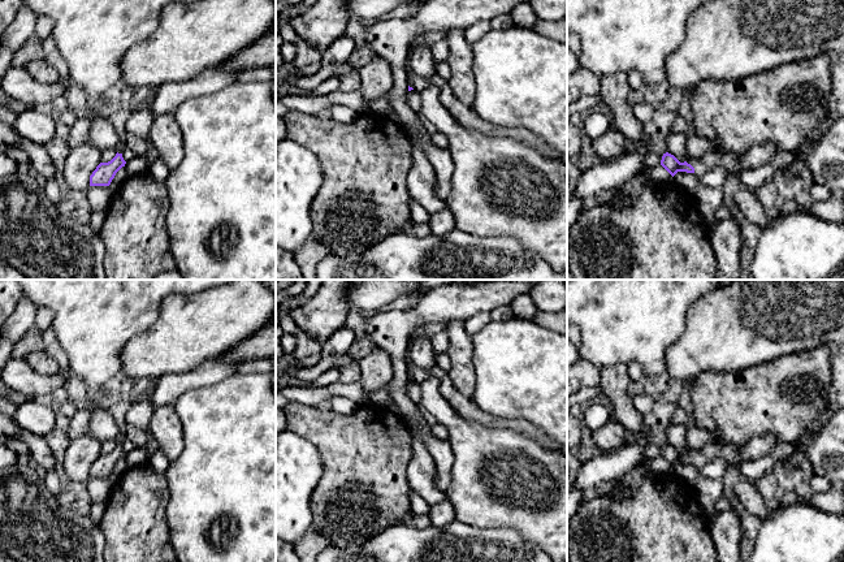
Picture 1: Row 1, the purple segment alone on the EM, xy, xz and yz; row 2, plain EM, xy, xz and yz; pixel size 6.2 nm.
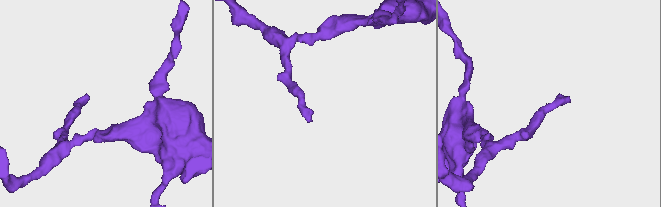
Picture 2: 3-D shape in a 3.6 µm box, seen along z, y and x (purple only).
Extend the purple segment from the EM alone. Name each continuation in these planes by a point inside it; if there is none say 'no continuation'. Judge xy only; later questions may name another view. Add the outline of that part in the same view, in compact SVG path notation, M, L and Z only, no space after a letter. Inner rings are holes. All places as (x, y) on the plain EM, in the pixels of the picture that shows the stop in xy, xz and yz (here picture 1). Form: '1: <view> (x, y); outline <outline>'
no continuation

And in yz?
1: yz (756, 448); outline M774 435L750 438L744 446L722 445L719 442L704 445L701 449L688 449L687 454L694 459L698 470L707 462L723 459L727 464L752 461L770 454L776 446Z

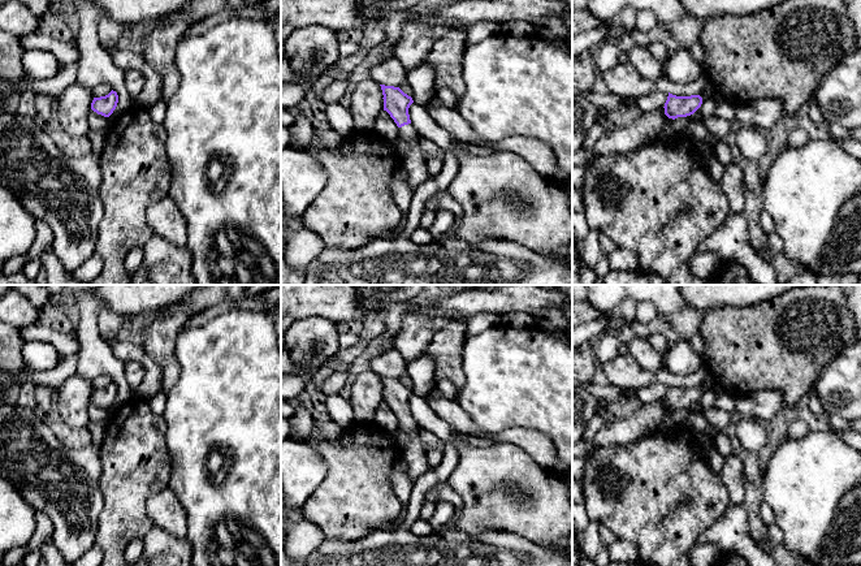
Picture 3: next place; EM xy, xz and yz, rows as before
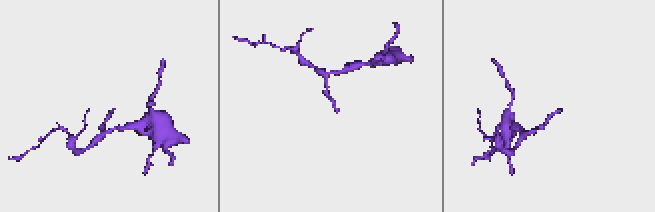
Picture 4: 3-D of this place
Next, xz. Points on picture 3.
1: xz (415, 454); outline M412 415L399 419L397 431L403 432L408 437L408 445L401 450L401 454L406 461L408 479L414 484L430 470L427 461L427 449L420 441L417 423Z

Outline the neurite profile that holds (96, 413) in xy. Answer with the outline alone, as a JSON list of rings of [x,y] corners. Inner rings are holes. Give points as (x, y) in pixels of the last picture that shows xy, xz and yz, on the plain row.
[[[92,401],[88,406],[88,424],[98,423],[98,422],[108,422],[111,419],[112,414],[109,409],[104,409],[101,406],[98,406]]]

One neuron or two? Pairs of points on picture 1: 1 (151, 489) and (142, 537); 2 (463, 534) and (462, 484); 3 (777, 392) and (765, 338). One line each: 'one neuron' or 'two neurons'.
1: one neuron
2: two neurons
3: two neurons

